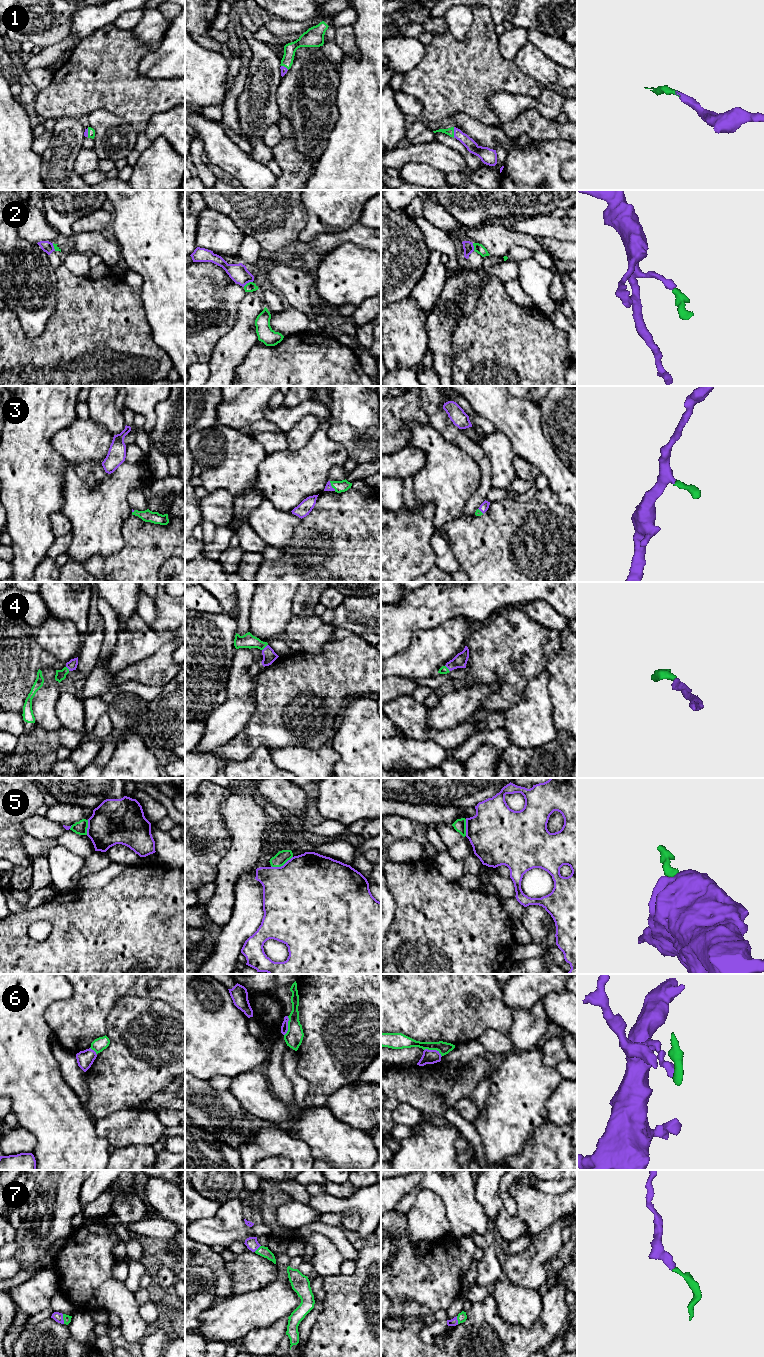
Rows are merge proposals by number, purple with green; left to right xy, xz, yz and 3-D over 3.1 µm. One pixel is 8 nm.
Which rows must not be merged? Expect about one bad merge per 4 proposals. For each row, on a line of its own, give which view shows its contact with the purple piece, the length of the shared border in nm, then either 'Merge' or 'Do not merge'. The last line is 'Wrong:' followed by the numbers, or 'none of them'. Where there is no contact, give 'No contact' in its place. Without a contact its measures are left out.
1: Touches purple in yz. Shared border 90 nm. Merge
2: Touches purple in xz. Shared border 90 nm. Merge
3: Touches purple in xz. Shared border 90 nm. Merge
4: Touches purple in xz. Shared border 70 nm. Merge
5: Touches purple in xz. Shared border 190 nm. Do not merge
6: Touches purple in yz. Shared border 160 nm. Do not merge
7: Touches purple in xy. Shared border 80 nm. Merge
Wrong: 5, 6

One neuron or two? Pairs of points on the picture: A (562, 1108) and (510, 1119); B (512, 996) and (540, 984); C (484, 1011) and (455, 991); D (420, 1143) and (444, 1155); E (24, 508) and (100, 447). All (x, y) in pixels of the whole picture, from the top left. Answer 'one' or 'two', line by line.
A: two
B: one
C: one
D: one
E: two

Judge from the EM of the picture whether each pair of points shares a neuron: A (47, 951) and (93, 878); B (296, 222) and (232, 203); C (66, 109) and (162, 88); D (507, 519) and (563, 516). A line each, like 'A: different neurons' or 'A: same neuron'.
A: different neurons
B: same neuron
C: same neuron
D: same neuron

